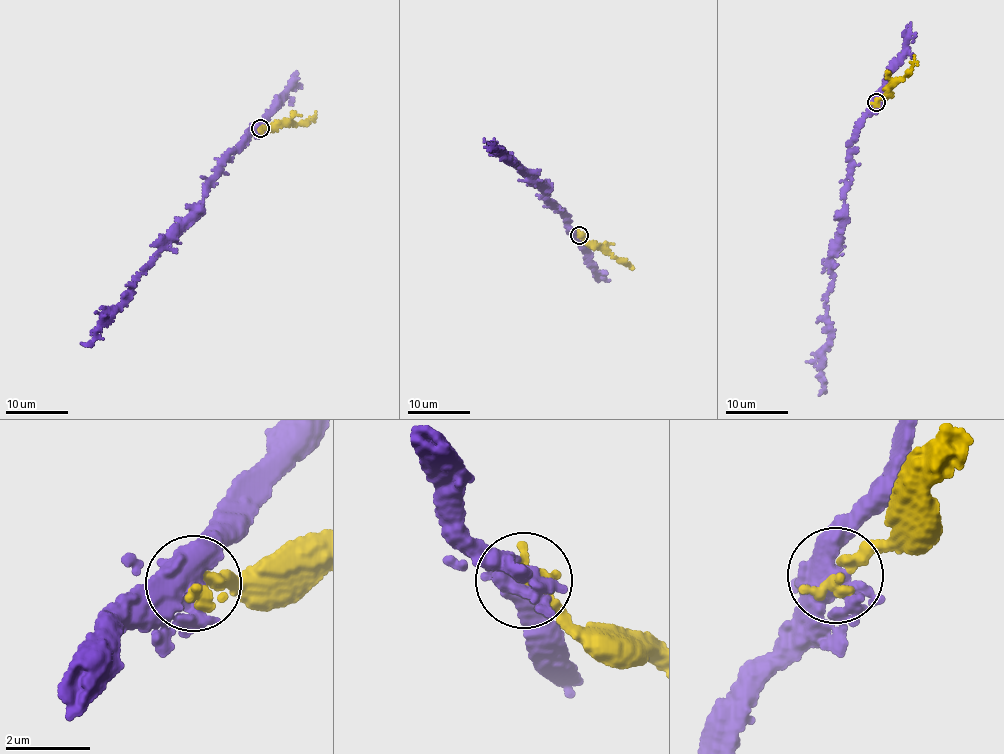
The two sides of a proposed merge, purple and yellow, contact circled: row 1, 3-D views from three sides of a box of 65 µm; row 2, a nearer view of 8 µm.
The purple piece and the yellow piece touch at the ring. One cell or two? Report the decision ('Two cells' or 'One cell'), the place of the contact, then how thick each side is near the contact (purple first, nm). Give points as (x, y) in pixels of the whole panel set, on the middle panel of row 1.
Two cells. Place: (579, 235). Thickness 440 nm (purple) against 360 nm

